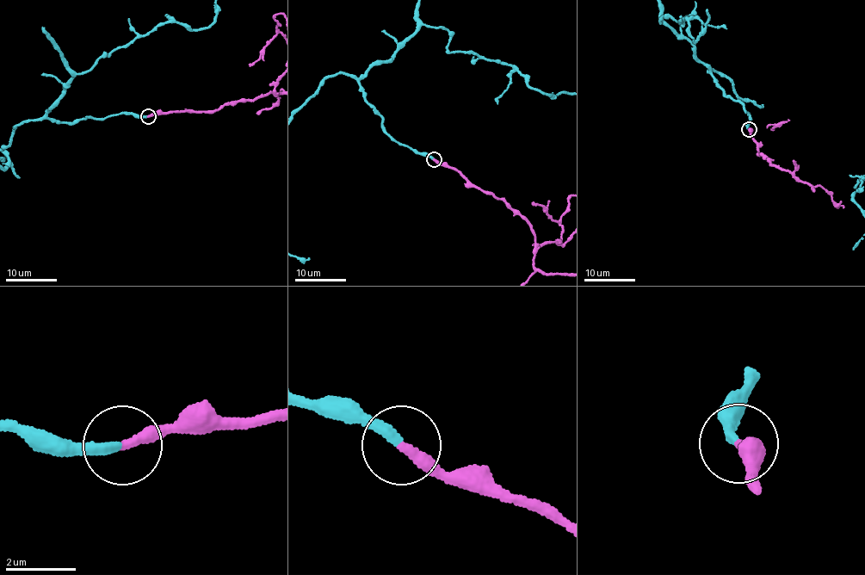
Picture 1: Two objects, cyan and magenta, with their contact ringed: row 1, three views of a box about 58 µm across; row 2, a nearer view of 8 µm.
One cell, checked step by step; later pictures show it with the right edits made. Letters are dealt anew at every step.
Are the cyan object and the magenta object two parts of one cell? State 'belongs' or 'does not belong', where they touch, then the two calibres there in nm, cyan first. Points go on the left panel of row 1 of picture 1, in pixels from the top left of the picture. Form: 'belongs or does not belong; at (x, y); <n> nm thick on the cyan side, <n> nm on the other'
belongs; at (148, 116); 300 nm thick on the cyan side, 320 nm on the other

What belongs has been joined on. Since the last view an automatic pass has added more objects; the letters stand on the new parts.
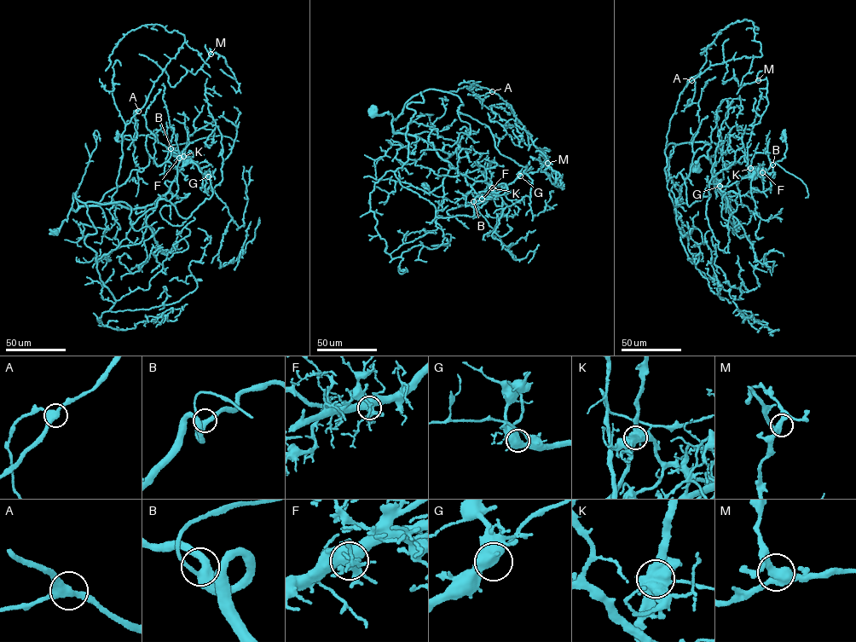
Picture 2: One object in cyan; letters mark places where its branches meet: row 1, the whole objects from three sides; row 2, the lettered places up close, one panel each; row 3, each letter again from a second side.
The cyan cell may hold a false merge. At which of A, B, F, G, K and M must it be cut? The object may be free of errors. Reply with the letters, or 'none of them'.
K

